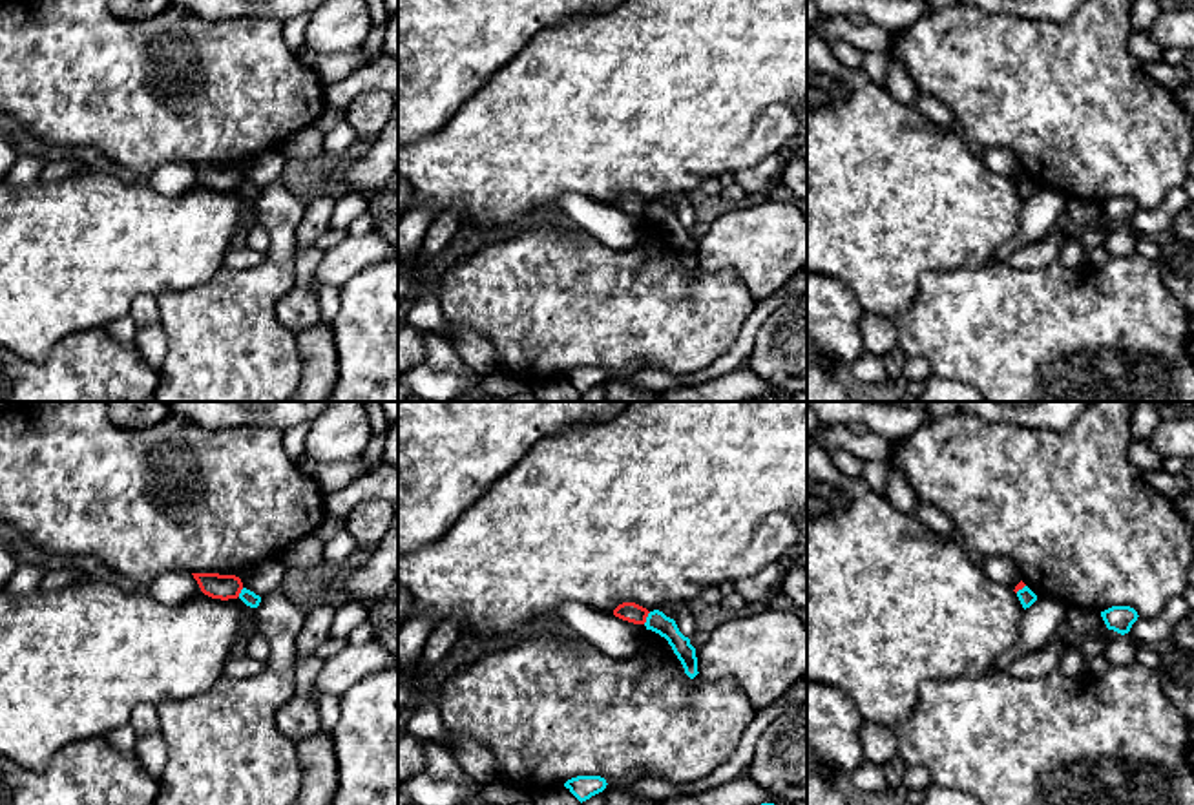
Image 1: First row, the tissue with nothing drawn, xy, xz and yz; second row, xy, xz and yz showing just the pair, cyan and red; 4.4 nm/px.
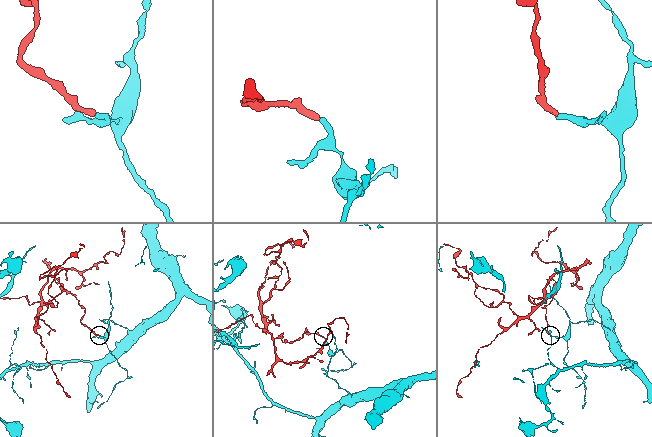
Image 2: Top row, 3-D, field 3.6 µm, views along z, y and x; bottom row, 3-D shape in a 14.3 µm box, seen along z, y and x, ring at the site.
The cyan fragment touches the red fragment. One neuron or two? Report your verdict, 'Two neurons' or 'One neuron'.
Two neurons

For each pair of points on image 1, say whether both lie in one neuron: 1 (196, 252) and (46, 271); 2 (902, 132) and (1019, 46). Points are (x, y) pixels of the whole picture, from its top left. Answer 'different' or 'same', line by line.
1: same
2: different

